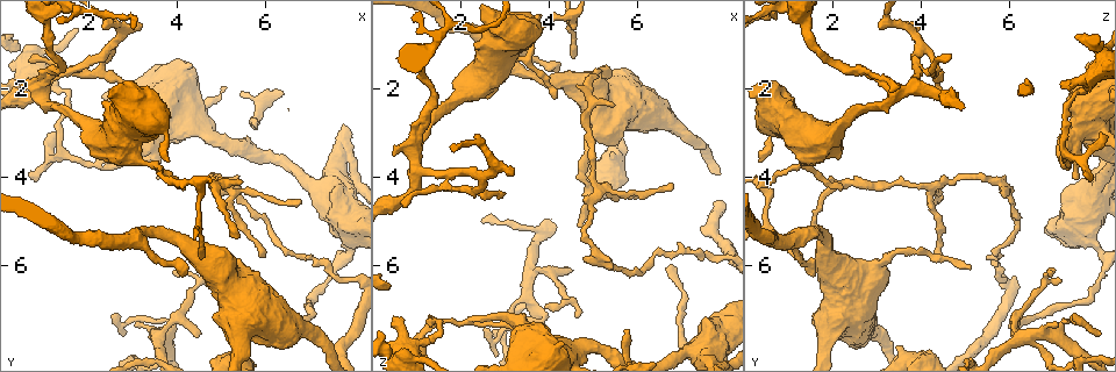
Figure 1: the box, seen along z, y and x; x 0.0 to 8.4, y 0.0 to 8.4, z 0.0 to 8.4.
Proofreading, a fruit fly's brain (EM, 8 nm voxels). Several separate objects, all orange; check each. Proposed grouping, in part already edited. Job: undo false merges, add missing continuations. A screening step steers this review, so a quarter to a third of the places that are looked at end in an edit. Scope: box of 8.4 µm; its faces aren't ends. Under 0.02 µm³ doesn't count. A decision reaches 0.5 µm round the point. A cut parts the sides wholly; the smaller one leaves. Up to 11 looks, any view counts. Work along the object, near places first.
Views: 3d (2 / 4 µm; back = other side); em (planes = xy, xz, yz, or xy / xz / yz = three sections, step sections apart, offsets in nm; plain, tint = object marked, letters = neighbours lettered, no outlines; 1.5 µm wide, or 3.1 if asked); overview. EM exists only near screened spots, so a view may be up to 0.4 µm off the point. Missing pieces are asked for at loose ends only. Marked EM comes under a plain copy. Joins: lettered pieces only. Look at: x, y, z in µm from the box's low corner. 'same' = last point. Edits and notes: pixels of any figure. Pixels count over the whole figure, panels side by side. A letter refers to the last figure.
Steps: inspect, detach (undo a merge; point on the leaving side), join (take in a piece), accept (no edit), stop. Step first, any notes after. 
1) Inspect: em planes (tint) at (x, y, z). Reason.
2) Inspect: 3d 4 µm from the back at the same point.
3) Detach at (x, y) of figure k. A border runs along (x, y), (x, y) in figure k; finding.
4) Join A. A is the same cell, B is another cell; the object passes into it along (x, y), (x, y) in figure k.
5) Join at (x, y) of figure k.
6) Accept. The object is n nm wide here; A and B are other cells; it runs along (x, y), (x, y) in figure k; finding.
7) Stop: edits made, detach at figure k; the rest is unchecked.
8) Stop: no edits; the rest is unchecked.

Inspect: 3d 4 µm at (1.40, 3.50, 7.20). Arms part here.

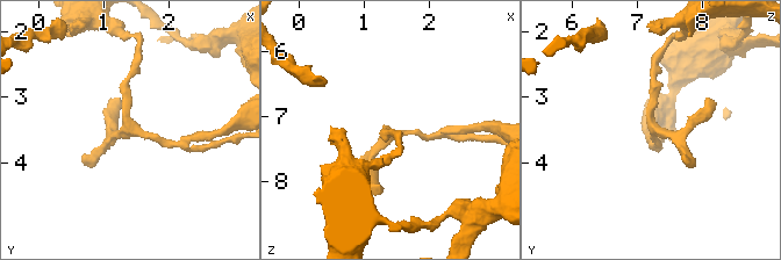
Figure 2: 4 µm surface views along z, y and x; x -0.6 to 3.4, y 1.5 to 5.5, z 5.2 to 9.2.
Inspect: em yz step 8 (tint) at (1.40, 3.45, 7.25).

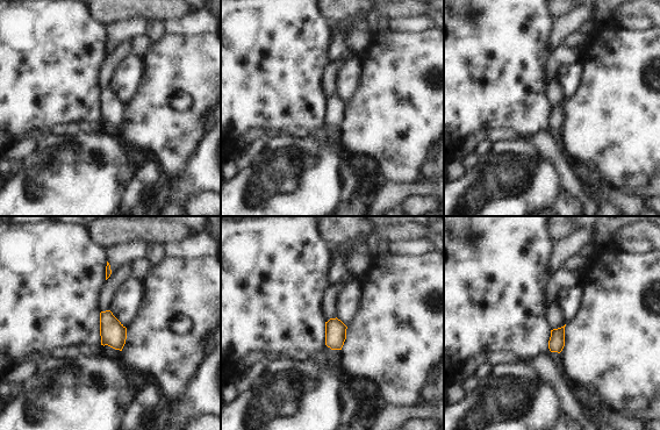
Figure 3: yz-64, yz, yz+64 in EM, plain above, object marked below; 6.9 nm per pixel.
Inspect: em planes (letters) at the same point.

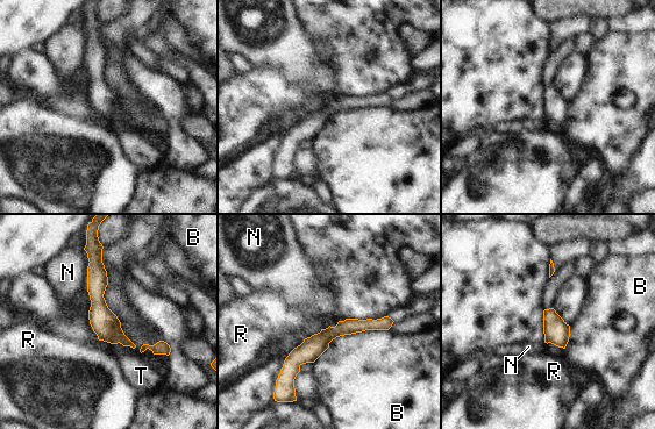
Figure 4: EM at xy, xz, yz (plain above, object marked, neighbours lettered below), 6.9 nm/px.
Accept. The object is 110 nm wide here; the longest contact is with B, 550 nm; B, N, R and T are other cells; all the same neuron.

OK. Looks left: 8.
Inspect: em planes (tint) at (3.40, 3.15, 7.35). Thick turns thin.

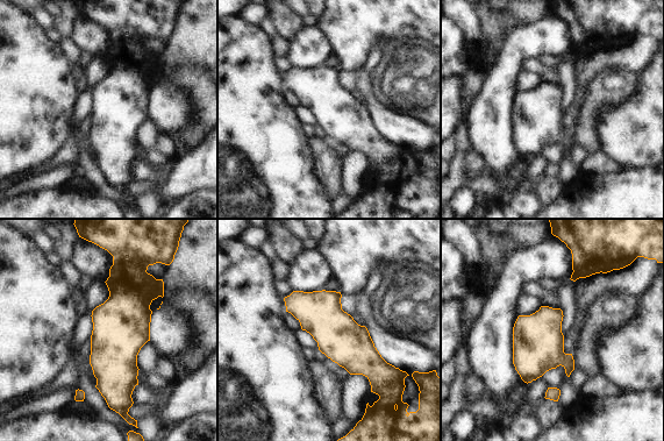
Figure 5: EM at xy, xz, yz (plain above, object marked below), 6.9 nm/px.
Inspect: em planes (letters) at the same point.

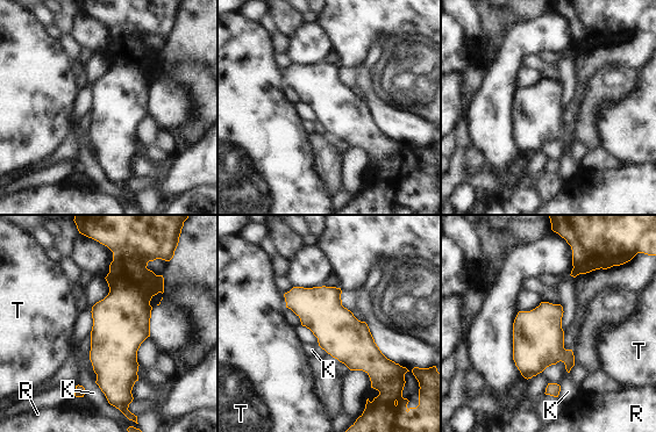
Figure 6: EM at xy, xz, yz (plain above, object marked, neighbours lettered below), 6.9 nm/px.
Accept. The object is 320 nm wide here; K, R and T are other cells; one neuron here.

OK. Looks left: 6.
Inspect: 3d 4 µm at (7.00, 6.80, 7.30). A narrow waist.

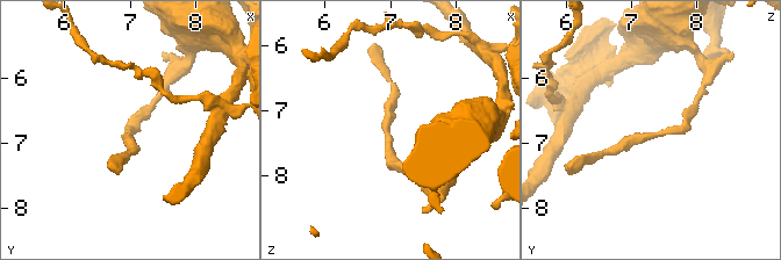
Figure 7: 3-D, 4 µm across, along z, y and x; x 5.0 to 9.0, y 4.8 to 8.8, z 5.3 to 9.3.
Inspect: em yz step 8 (tint) at (6.95, 6.85, 7.35). Need the tissue.

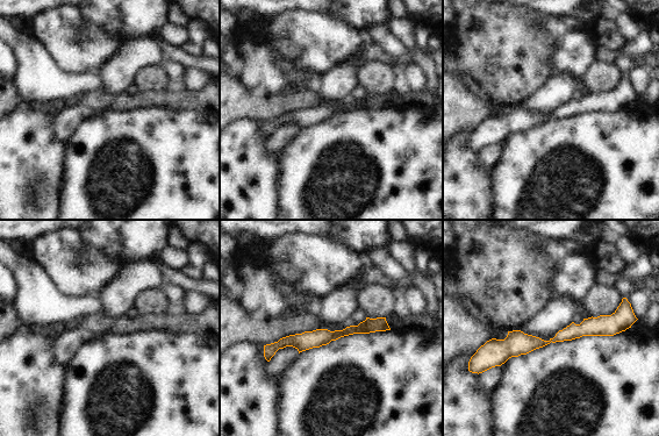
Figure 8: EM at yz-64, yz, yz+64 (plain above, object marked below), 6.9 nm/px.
Inspect: em planes (letters) at the same point.

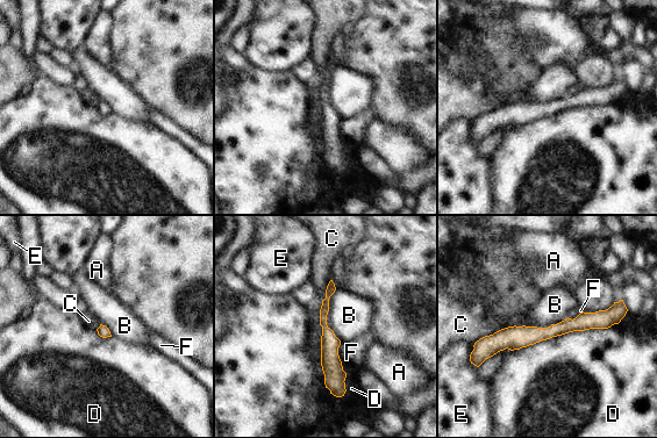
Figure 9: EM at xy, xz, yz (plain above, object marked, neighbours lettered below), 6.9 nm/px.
Accept. The object is 80 nm wide here; A, B, C, D, E and F are other cells; it runs along (618, 314), (544, 334), (481, 344) in figure 9; one neuron here.

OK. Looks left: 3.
Inspect: em planes (letters) at (3.20, 0.60, 3.95). Branch stops here.

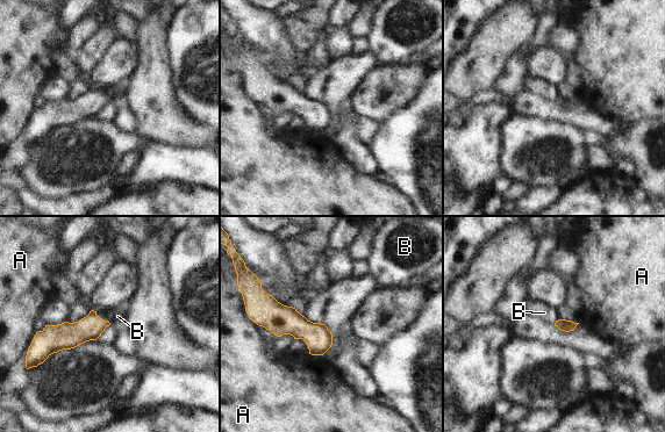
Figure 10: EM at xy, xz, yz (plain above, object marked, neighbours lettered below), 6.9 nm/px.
Join B. B is the same cell, A is another cell; the object passes into it along (70, 335), (101, 318), (118, 316) in figure 10; it goes on there.

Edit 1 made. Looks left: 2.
Stop: edits made, join at figure 10; the rest is unchecked.

